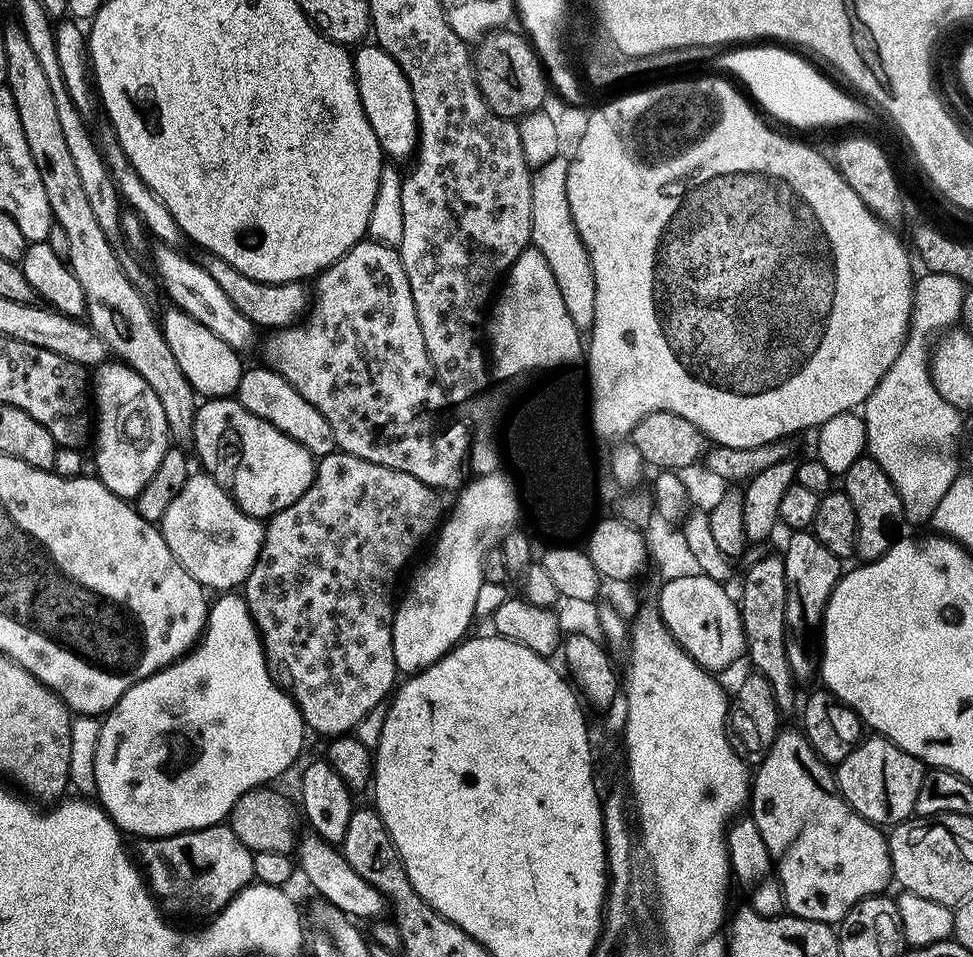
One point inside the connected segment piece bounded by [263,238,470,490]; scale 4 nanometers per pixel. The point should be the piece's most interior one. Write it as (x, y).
(358, 356)

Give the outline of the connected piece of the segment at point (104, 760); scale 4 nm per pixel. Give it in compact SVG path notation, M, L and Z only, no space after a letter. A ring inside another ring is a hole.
M220 594L211 601L208 610L208 624L198 646L184 653L179 660L170 666L155 672L150 678L130 686L126 694L114 705L112 711L103 717L98 738L98 754L94 758L94 774L96 775L96 796L108 817L113 820L121 833L133 832L136 838L154 836L177 836L179 832L196 832L211 824L218 824L228 819L228 812L252 788L259 788L280 776L300 756L304 748L304 732L306 725L298 706L292 701L287 691L274 679L268 671L268 659L264 657L264 644L260 641L260 632L248 613L248 604L240 594Z

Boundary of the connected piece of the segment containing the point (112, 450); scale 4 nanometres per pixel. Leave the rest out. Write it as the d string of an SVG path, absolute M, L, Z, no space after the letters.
M105 362L94 372L94 448L96 444L95 475L108 489L122 499L135 501L137 494L150 482L154 470L158 470L158 462L170 447L170 437L166 426L166 414L162 414L162 402L158 402L158 394L146 386L146 378L142 378L126 364Z

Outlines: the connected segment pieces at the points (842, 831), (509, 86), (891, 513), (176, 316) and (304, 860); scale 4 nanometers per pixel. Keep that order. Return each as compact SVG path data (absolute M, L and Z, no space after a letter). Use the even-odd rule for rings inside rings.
M799 727L787 728L777 732L766 758L755 765L750 780L750 819L758 826L758 834L762 834L762 842L766 842L770 850L787 911L836 926L856 903L867 896L881 895L890 884L892 863L888 836L850 807L836 785L835 771L816 753L803 731Z
M508 31L489 32L475 45L476 81L494 114L523 118L529 116L531 112L541 111L543 99L550 92L549 80L531 43L519 31L518 33Z
M864 454L842 475L842 490L854 502L854 514L858 514L858 534L856 535L856 556L861 561L871 562L880 559L896 543L900 524L904 520L902 498L890 482L886 470L878 466L871 456Z
M168 306L165 310L162 327L170 350L174 350L174 359L178 366L182 366L182 374L186 374L196 393L204 398L228 398L235 393L242 374L246 371L245 365L240 365L241 353L226 346L226 342L218 338L218 334L210 334L210 330L202 326L202 322L194 322L190 314L175 306Z
M315 834L301 835L298 840L298 868L301 873L308 875L312 888L321 897L321 901L333 904L339 912L344 912L350 918L361 916L362 919L371 921L373 918L380 918L385 915L386 901L366 878L358 878L354 874L350 862L333 845L327 844L322 837Z

